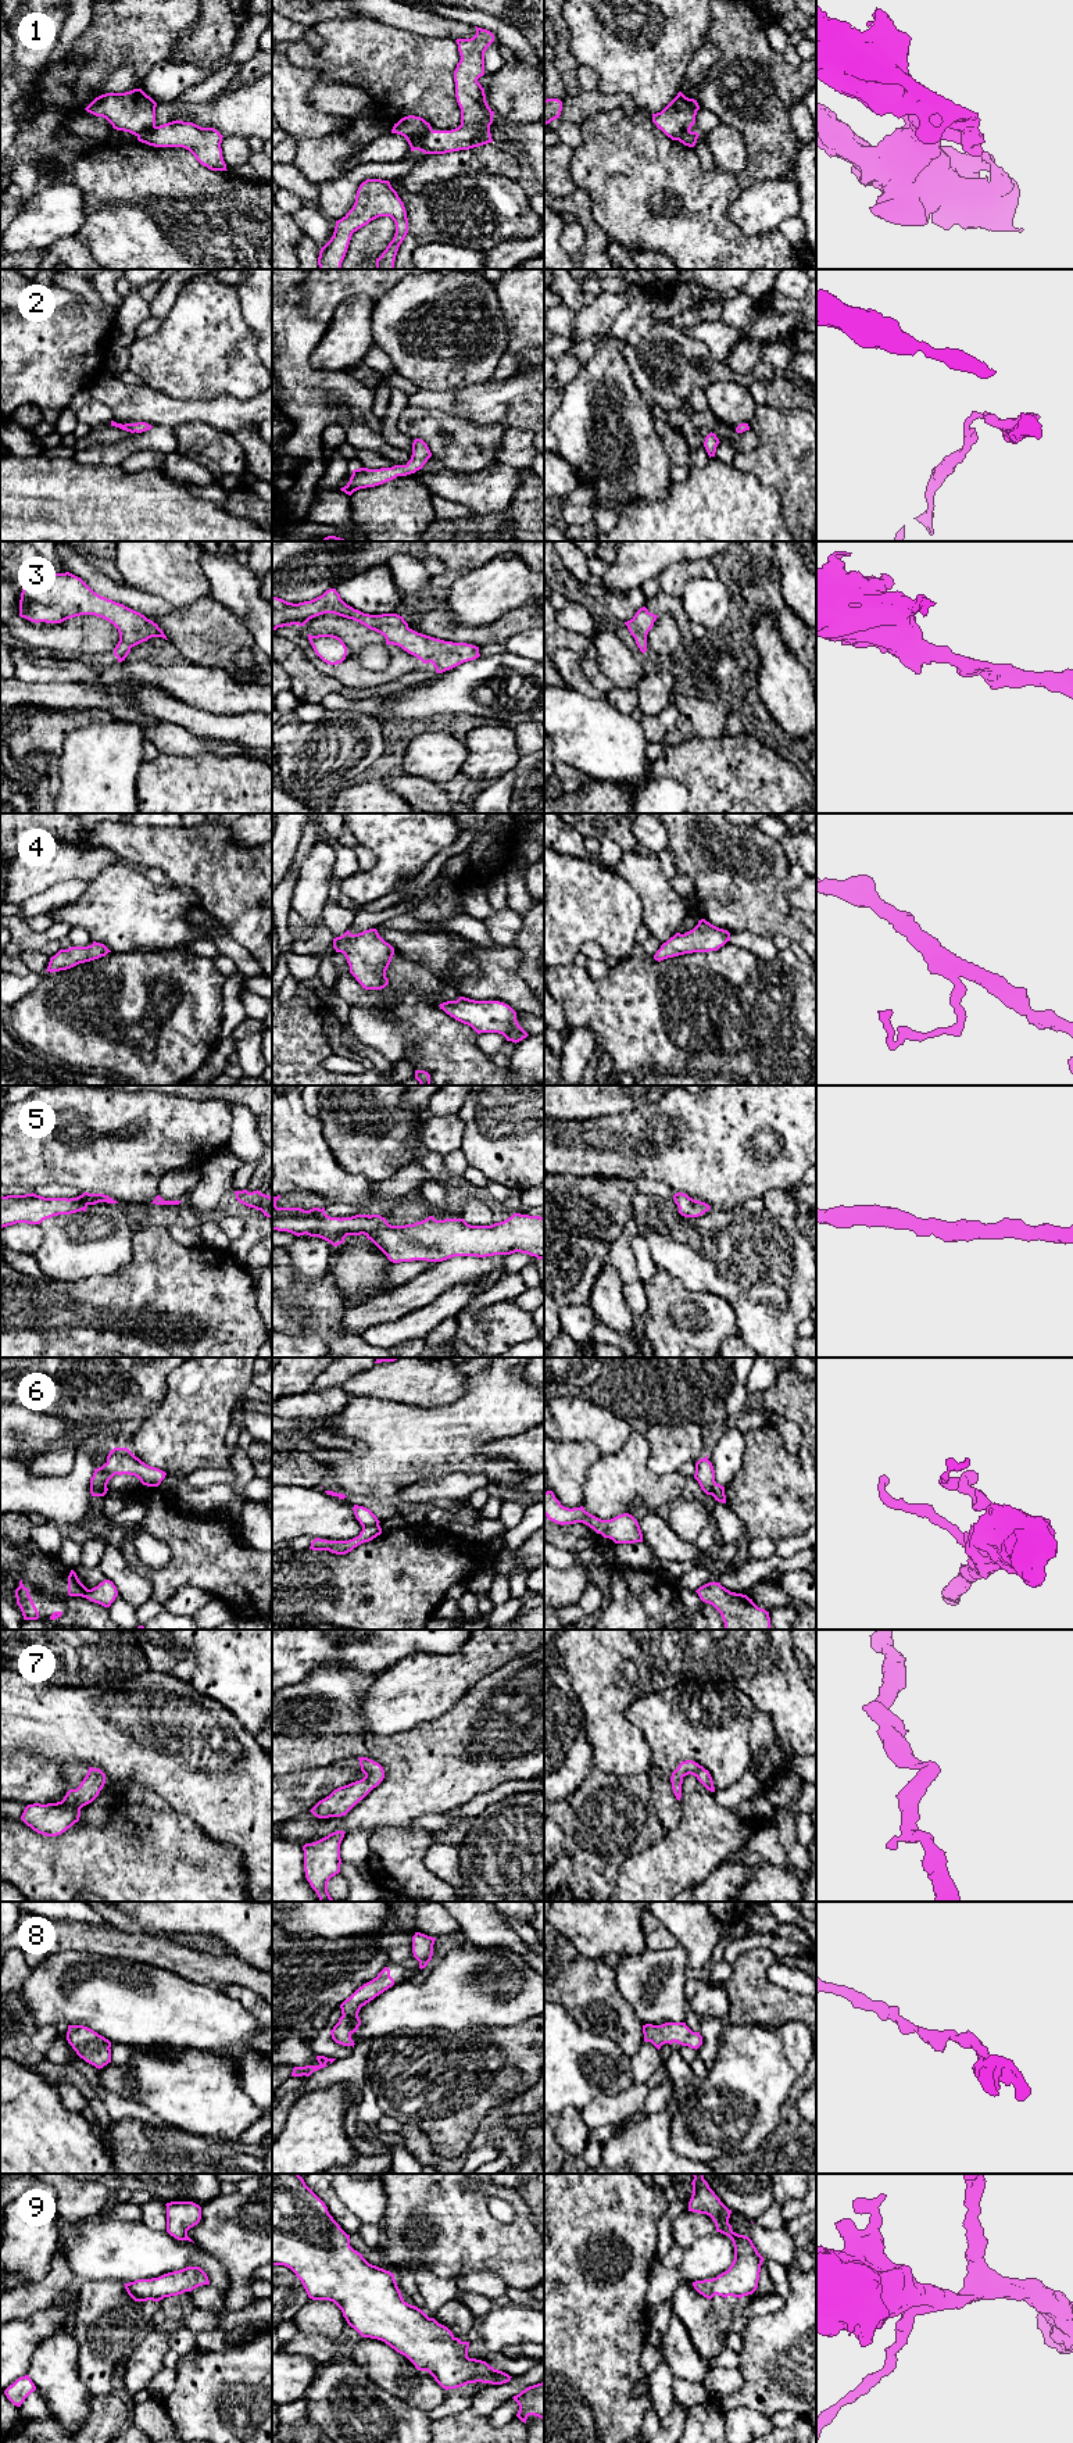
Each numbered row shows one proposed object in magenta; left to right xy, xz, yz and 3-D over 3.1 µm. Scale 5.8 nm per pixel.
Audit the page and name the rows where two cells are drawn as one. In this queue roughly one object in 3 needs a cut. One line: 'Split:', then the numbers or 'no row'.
Split: 1, 6

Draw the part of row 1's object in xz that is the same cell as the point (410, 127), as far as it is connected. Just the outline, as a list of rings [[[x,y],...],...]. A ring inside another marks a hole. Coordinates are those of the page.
[[[408,115],[401,118],[397,124],[394,124],[391,133],[404,136],[411,147],[411,151],[414,151],[415,150],[414,139],[429,130],[432,130],[432,126],[423,118]]]

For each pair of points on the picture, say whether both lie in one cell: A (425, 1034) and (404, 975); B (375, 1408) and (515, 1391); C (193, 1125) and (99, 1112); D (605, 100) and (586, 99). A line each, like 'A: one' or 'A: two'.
A: one
B: one
C: one
D: one

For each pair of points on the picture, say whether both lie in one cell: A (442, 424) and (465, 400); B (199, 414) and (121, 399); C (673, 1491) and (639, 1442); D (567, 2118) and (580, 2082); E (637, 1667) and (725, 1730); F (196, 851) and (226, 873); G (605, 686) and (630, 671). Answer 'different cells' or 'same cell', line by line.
A: different cells
B: same cell
C: same cell
D: different cells
E: different cells
F: same cell
G: different cells

